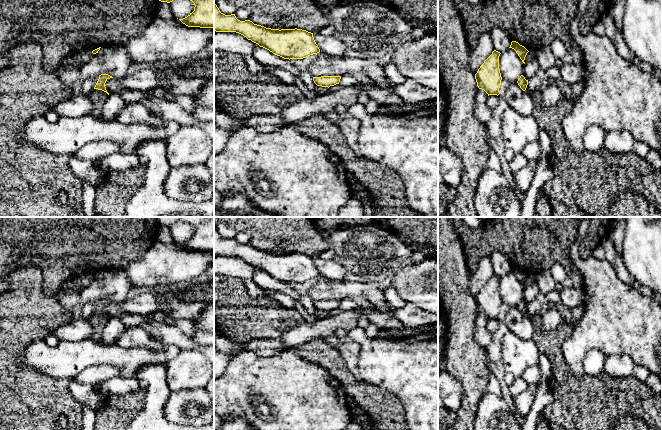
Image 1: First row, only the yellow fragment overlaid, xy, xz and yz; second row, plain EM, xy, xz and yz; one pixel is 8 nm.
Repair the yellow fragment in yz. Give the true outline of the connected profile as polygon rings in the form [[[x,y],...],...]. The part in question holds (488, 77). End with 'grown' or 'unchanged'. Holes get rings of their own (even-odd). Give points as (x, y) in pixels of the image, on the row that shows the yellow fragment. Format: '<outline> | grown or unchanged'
[[[494,50],[475,74],[478,88],[484,90],[488,96],[500,94],[499,88],[502,80],[499,69],[500,54],[500,52]]] | unchanged

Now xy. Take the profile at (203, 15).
[[[190,0],[194,3],[194,11],[187,17],[179,19],[188,27],[214,28],[214,0]]] | unchanged

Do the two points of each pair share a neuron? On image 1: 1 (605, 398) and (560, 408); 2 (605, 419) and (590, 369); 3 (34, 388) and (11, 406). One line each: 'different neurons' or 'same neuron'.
1: same neuron
2: different neurons
3: different neurons

